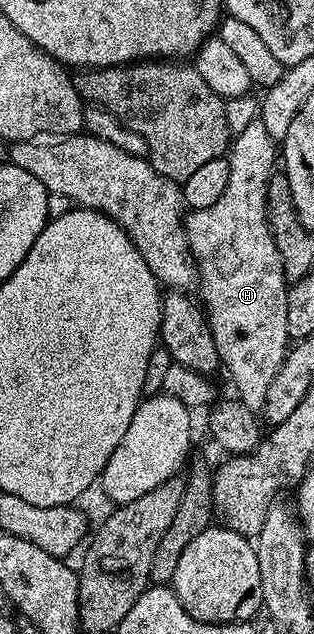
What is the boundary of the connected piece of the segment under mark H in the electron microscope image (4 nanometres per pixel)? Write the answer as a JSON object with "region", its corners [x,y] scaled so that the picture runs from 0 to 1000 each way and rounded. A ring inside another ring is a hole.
{"region":[[[822,189],[748,213],[723,248],[729,276],[710,309],[672,328],[602,331],[583,349],[602,399],[627,415],[637,475],[685,536],[691,563],[713,568],[713,582],[720,577],[755,584],[742,590],[752,626],[818,650],[841,642],[850,612],[863,612],[863,599],[876,599],[895,579],[892,563],[844,563],[879,552],[917,554],[927,546],[914,511],[920,451],[844,339],[850,284],[876,273],[869,254],[885,254],[889,237]],[[752,558],[780,565],[742,565]],[[803,558],[818,565],[793,565]]]}

